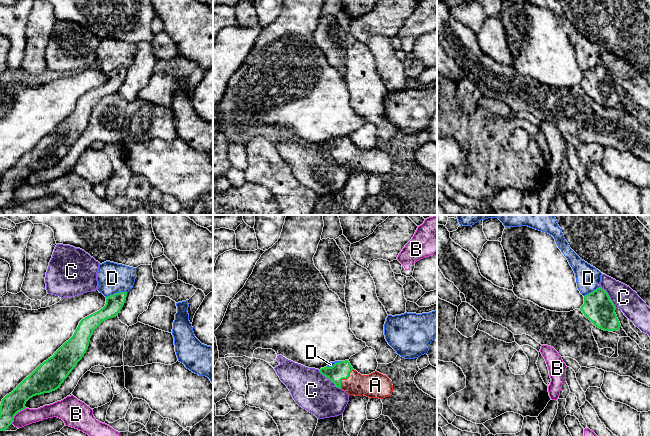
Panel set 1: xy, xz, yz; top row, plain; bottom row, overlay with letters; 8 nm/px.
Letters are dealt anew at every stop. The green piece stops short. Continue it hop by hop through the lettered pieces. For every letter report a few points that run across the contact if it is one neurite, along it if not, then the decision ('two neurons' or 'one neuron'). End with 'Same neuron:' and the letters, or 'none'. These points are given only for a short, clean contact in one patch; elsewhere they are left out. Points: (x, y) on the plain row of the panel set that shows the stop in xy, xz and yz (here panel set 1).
A: xz (340, 146), (344, 154), (358, 161), (374, 161) | one neuron
B: xy (26, 184), (19, 187), (11, 199) | two neurons
C: xz (318, 146), (340, 165) | two neurons
D: xy (127, 68), (115, 68), (106, 73) | two neurons
Same neuron: A

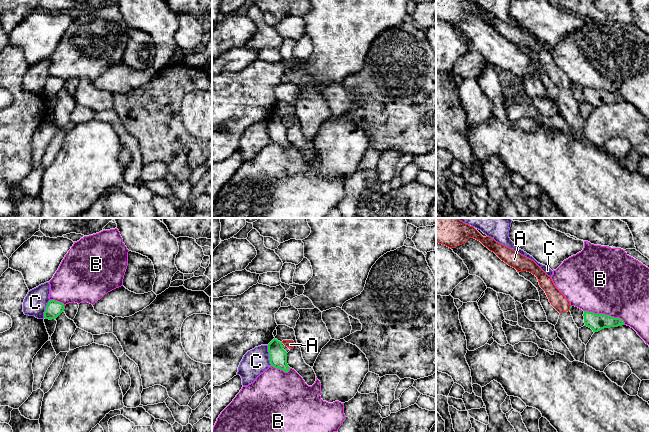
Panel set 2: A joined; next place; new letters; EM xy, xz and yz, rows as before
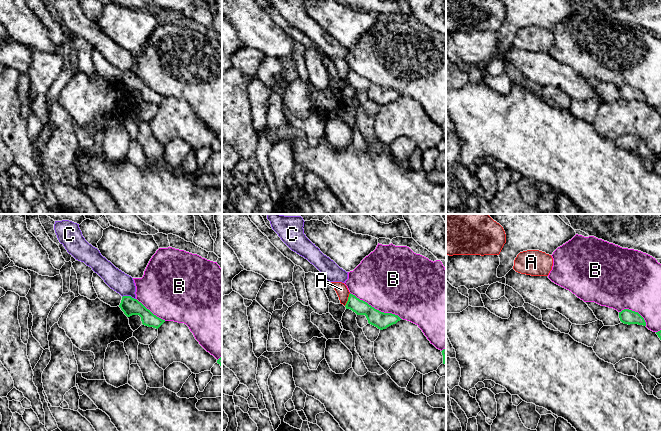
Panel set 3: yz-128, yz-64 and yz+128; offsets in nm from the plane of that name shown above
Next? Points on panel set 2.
A: yz (570, 81), (569, 84) | two neurons
B: two neurons
C: two neurons
Same neuron: none

